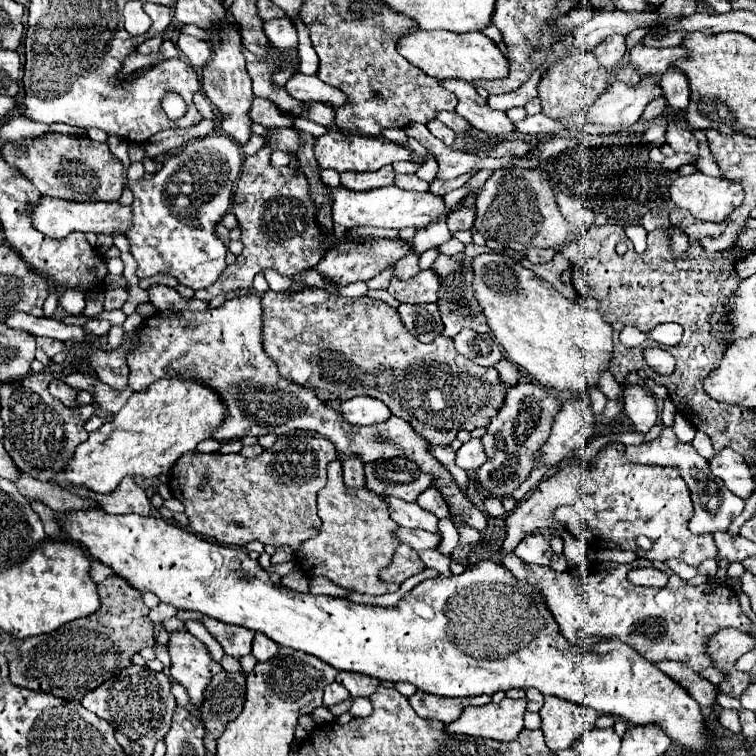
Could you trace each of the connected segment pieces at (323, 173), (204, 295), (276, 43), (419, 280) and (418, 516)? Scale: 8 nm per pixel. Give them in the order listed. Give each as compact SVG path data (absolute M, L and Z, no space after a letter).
M333 169L320 170L321 181L327 187L337 188L340 186L340 175L337 171Z
M265 144L255 156L247 156L243 162L243 170L235 188L235 194L231 198L231 212L239 220L241 228L241 242L243 252L237 256L237 260L223 270L223 274L215 280L215 284L207 290L197 290L195 298L199 300L211 300L219 294L227 294L235 288L251 288L253 276L257 270L273 268L283 276L293 276L297 272L303 272L315 262L323 258L323 254L331 248L335 248L341 242L369 242L371 238L365 236L351 236L349 230L339 240L335 232L323 230L323 226L317 224L317 212L319 206L311 198L309 182L305 174L299 168L285 166L285 168L273 168L270 166L270 156L273 146Z
M287 16L265 22L263 30L269 38L269 44L277 50L291 50L297 46L297 30Z
M433 268L421 270L415 278L409 280L391 280L387 292L399 302L421 304L421 302L437 302L439 298L439 276Z
M389 496L387 498L389 502L389 514L391 514L391 520L397 522L399 526L411 526L411 528L423 528L427 532L437 532L439 534L439 528L437 528L437 520L435 514L423 510L417 506L417 502L403 502L399 498L393 498Z

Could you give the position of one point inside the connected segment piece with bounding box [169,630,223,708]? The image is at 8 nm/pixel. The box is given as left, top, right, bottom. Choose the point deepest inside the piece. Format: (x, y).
(192, 666)

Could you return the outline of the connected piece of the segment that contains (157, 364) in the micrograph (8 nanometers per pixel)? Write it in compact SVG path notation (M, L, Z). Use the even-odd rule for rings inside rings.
M249 292L245 296L233 298L233 300L225 300L223 306L219 308L207 308L205 312L157 312L155 316L151 316L149 320L145 320L137 330L135 330L135 346L127 356L127 364L129 364L129 382L131 388L135 392L145 390L149 384L153 384L155 380L163 378L163 368L169 368L171 374L183 374L187 378L199 378L203 382L207 382L211 388L215 388L221 398L225 400L229 414L225 418L225 422L215 430L215 438L217 440L239 440L243 436L265 436L269 432L281 436L287 432L295 432L295 430L311 430L317 432L319 436L331 440L339 452L339 456L359 456L363 462L375 462L375 460L389 460L393 456L405 456L411 458L419 464L421 470L429 472L435 476L435 486L441 490L441 494L445 496L445 500L451 504L451 514L455 520L465 522L469 526L475 526L481 534L487 532L487 520L485 514L481 510L475 508L475 504L471 504L465 494L457 488L453 476L443 468L443 464L439 464L429 452L429 444L415 434L415 430L411 430L409 422L403 422L397 416L391 416L387 422L377 424L377 426L353 426L349 422L343 420L343 416L333 410L331 406L323 404L313 390L297 386L289 380L285 380L275 362L265 354L265 350L261 348L261 298L257 292Z

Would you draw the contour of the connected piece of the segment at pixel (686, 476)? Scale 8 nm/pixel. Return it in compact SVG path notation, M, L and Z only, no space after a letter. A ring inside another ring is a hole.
M663 428L661 436L653 442L643 442L639 446L627 446L625 450L625 458L629 462L635 464L649 464L649 466L671 466L671 468L679 468L679 474L683 476L683 480L687 482L689 490L691 490L691 498L693 498L693 508L695 508L695 516L689 522L689 530L693 534L713 534L717 530L727 530L731 520L735 516L741 514L745 502L741 498L735 498L735 494L731 494L731 490L727 490L727 486L723 486L721 478L715 478L709 472L709 464L705 458L701 458L697 454L697 450L691 444L683 444L673 428Z

